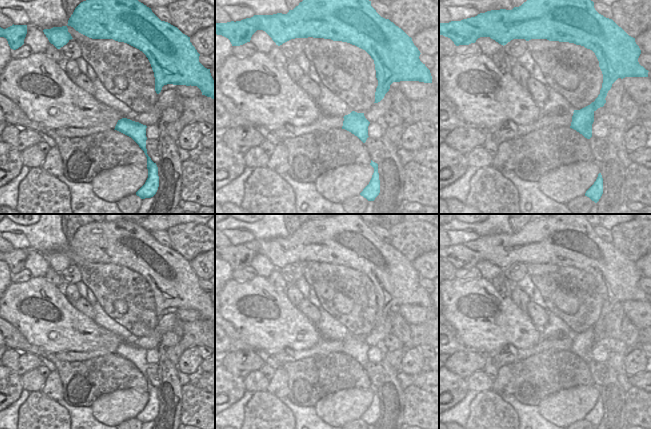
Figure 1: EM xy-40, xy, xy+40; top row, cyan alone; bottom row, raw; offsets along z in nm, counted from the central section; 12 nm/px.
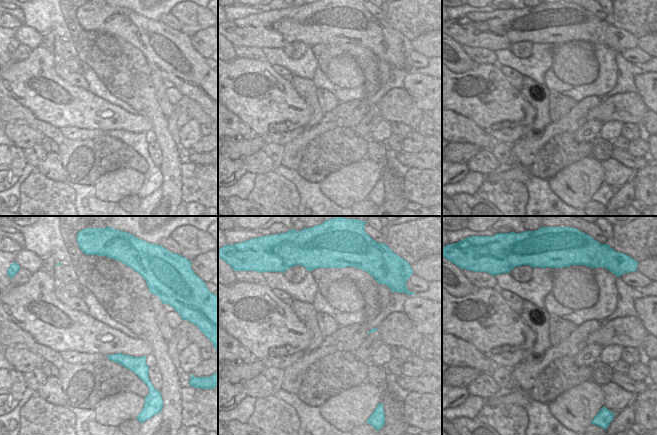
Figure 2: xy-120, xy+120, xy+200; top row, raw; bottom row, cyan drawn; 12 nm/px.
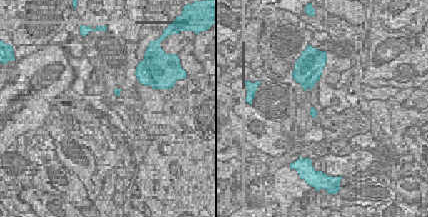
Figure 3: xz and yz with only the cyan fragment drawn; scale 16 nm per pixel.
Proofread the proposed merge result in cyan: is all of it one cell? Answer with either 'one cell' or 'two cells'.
two cells

